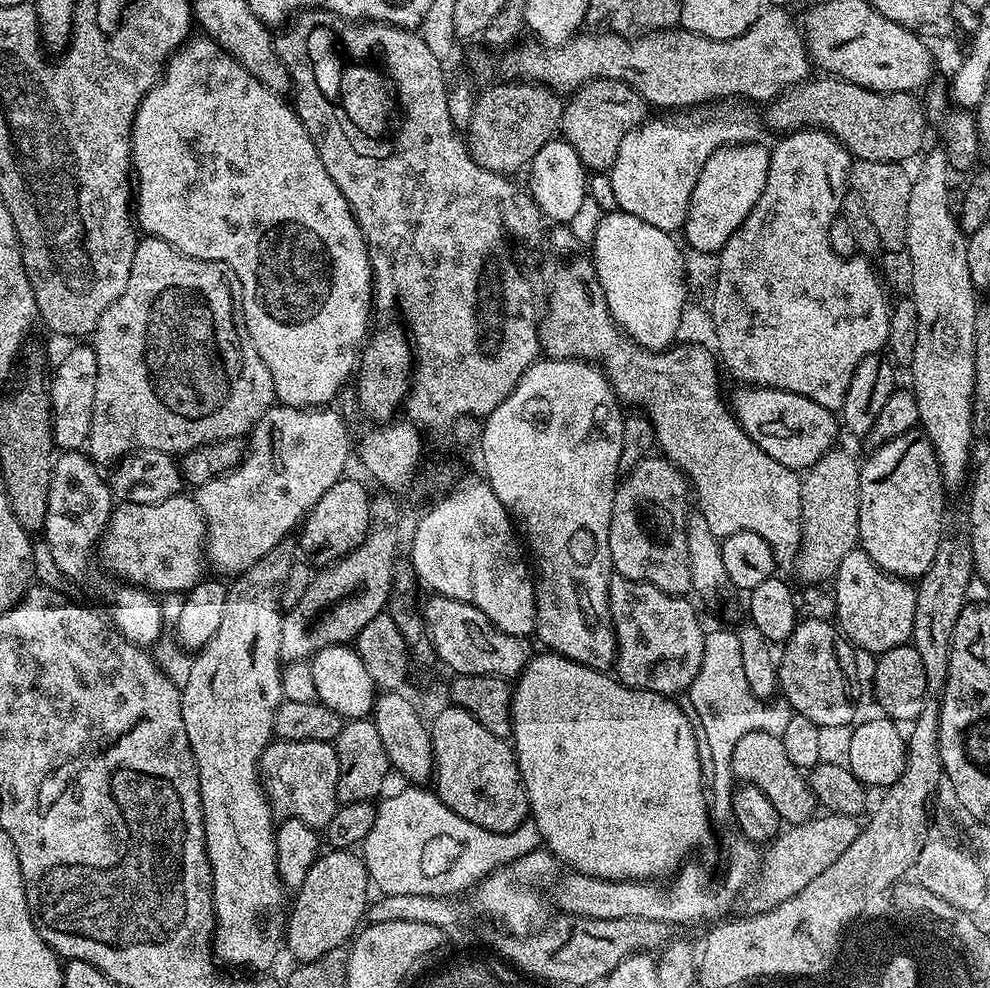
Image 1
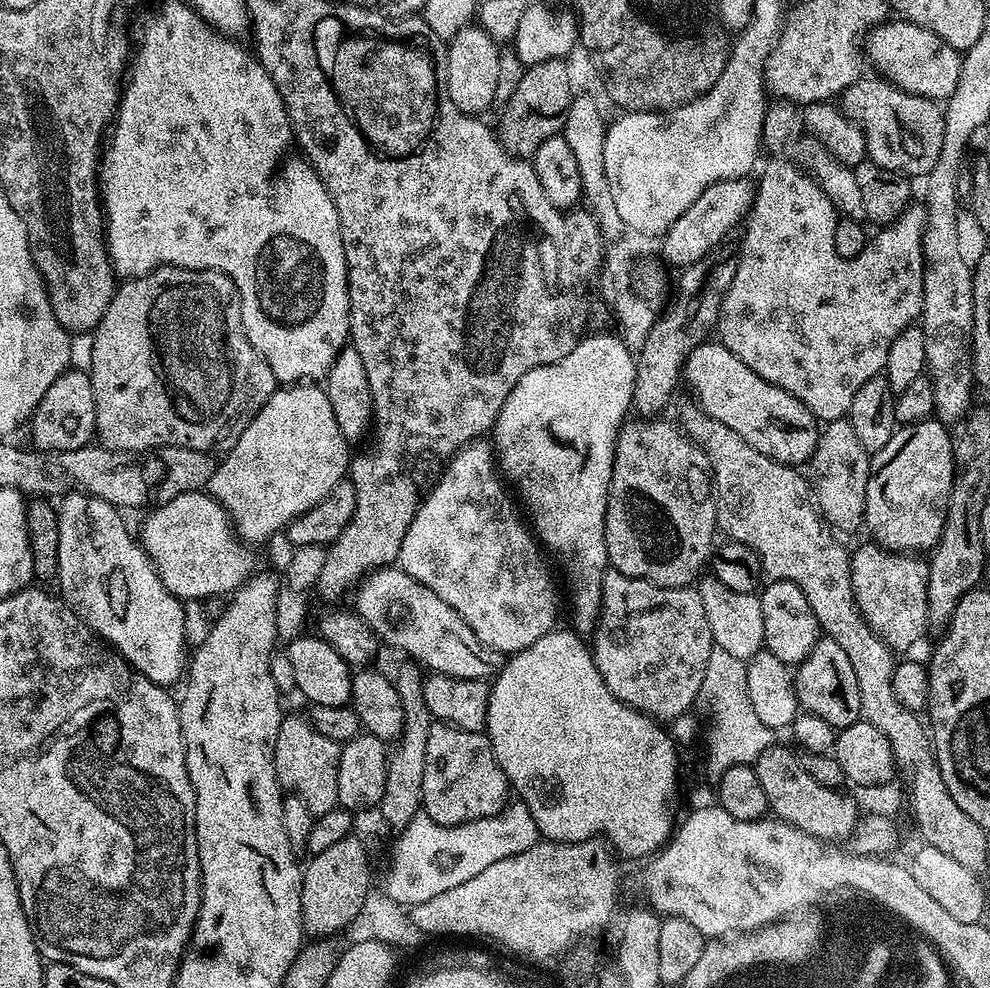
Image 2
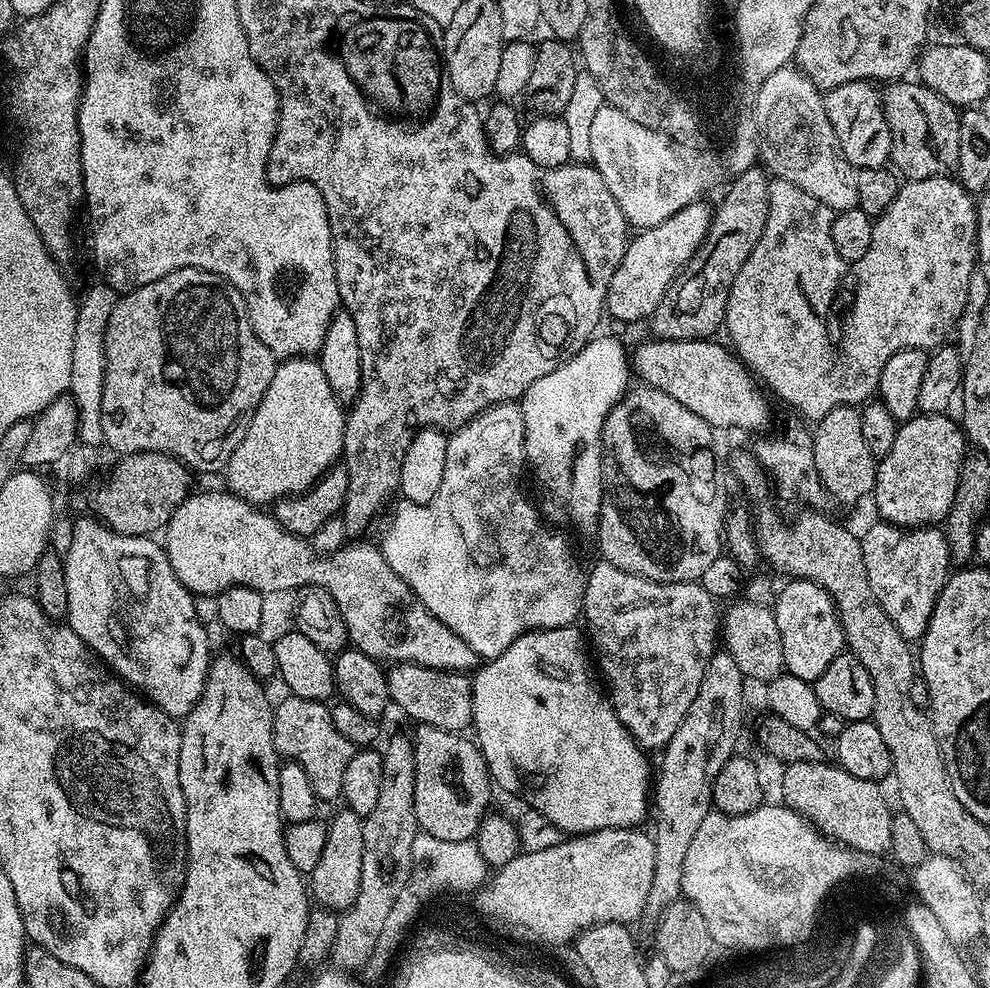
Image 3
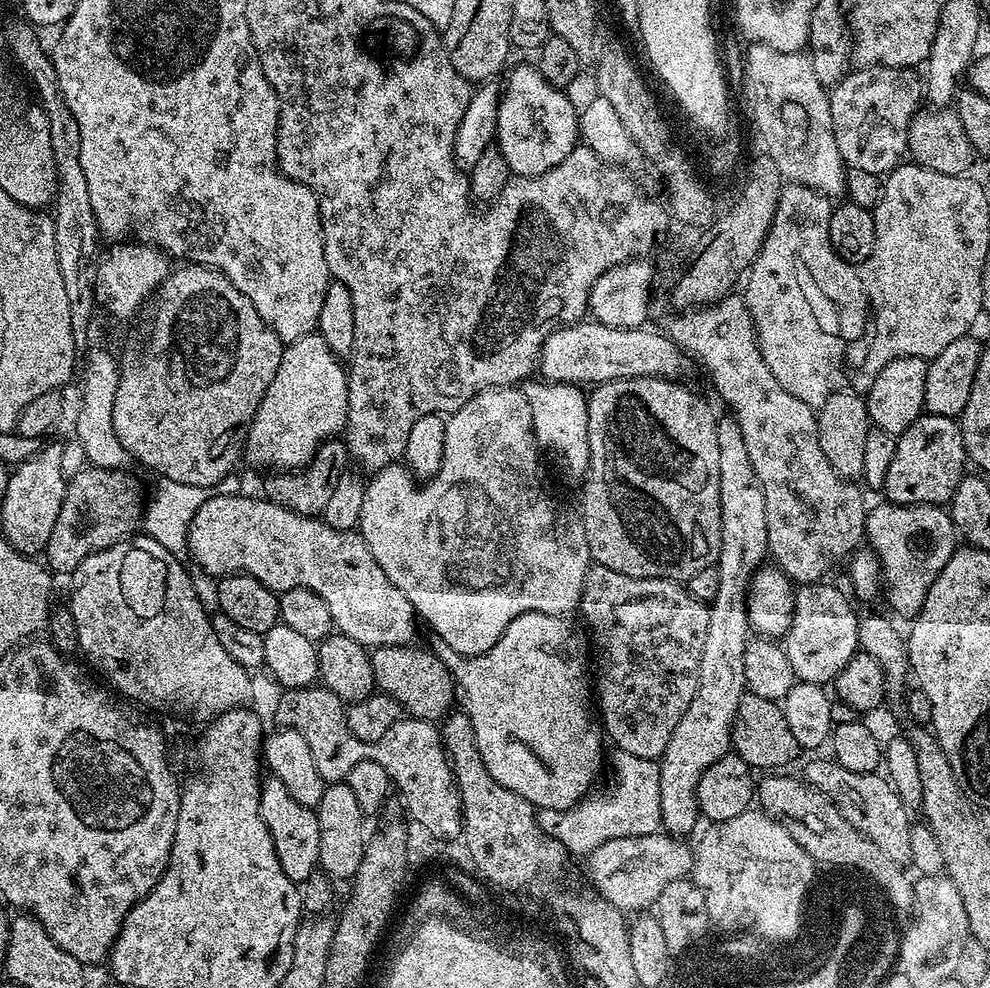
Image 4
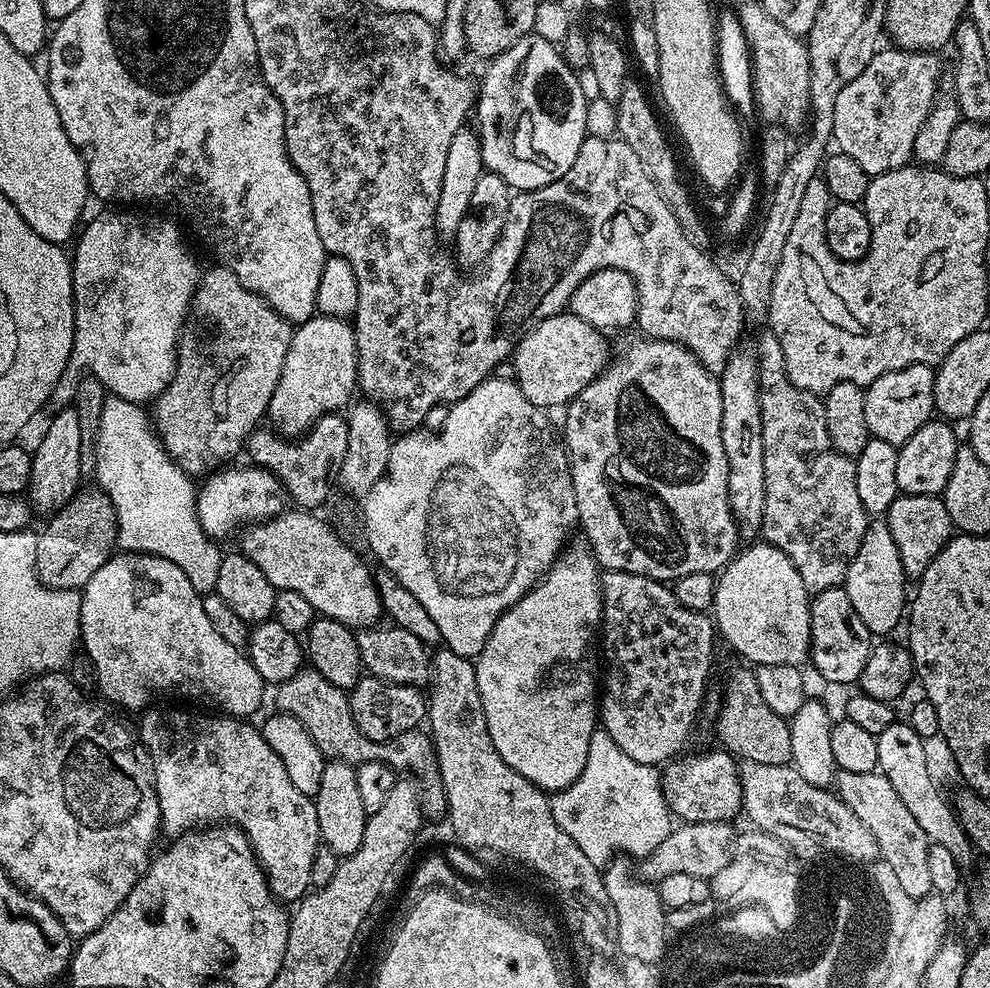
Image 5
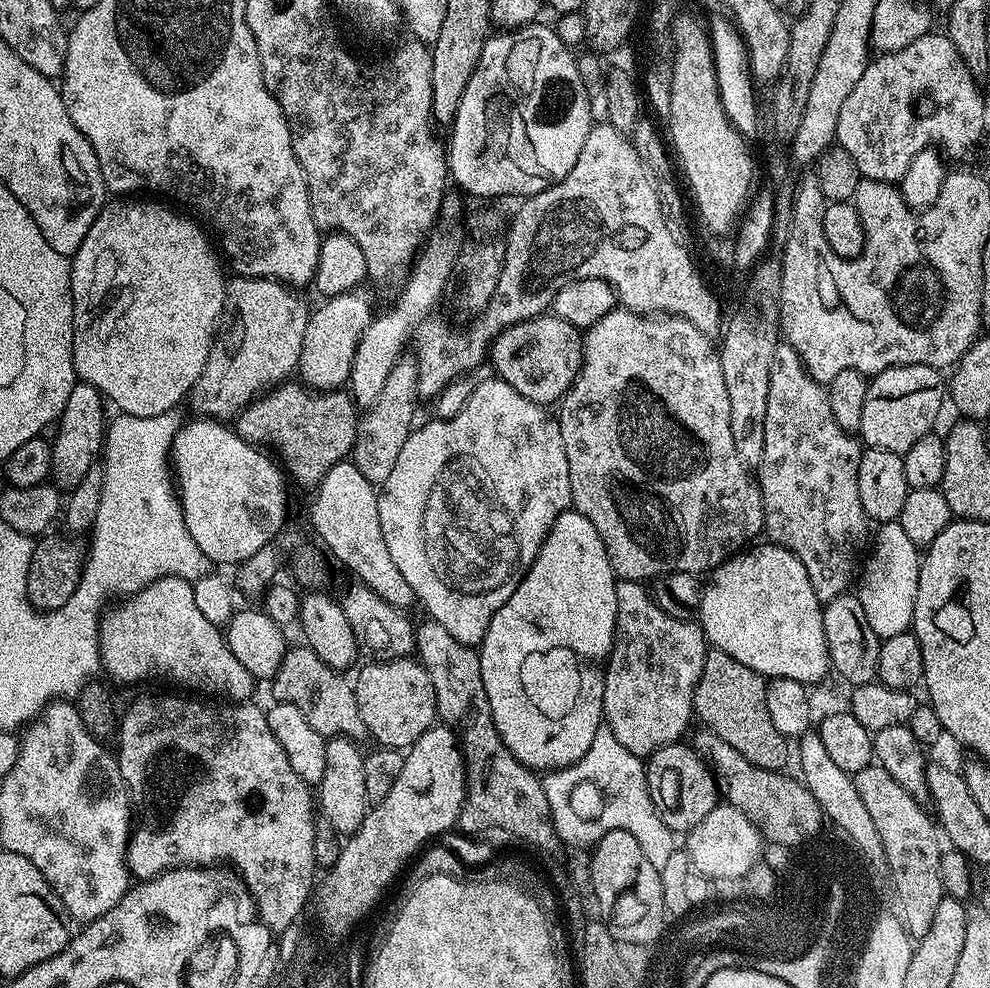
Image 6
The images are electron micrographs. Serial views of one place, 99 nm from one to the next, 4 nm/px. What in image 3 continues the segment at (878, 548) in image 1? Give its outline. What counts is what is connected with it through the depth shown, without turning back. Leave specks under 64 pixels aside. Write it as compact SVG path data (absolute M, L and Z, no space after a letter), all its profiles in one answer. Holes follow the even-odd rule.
M917 414L897 427L894 446L890 446L885 456L879 457L876 465L874 497L881 521L897 524L899 528L927 528L939 525L951 510L960 467L966 459L966 437L961 425L950 417L948 414Z

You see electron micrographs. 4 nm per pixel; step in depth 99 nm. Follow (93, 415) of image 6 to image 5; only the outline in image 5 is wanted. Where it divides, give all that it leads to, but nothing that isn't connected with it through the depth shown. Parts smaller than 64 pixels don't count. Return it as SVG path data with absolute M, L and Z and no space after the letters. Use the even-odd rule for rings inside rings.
M72 406L61 408L48 424L40 445L32 452L32 473L28 483L27 499L37 513L55 514L68 505L82 488L79 470L81 431L76 409Z

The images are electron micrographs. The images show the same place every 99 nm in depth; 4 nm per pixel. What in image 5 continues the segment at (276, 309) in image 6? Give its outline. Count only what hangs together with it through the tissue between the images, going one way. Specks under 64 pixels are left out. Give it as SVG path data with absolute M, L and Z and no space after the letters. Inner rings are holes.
M215 266L203 273L200 278L200 286L192 296L192 307L188 313L188 319L182 329L180 342L178 345L178 359L176 361L176 376L166 386L162 395L157 396L154 401L156 407L156 416L154 412L154 432L158 439L164 444L165 450L170 454L170 458L179 466L183 472L187 472L193 478L203 477L205 474L211 474L221 466L227 465L231 456L241 455L245 447L248 435L255 432L258 425L265 419L270 398L274 394L274 386L278 386L278 378L282 374L282 362L286 362L286 350L290 350L292 341L293 325L281 318L258 294L246 290L242 282L229 268Z

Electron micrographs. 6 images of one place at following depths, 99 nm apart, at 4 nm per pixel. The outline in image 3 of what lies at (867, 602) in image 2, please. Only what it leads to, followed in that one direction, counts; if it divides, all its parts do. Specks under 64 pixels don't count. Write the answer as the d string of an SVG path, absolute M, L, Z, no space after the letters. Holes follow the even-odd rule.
M875 523L860 536L862 562L866 562L870 590L874 590L878 606L882 606L886 618L898 626L905 640L919 641L930 622L934 602L950 575L948 539L936 526L899 528L897 524Z

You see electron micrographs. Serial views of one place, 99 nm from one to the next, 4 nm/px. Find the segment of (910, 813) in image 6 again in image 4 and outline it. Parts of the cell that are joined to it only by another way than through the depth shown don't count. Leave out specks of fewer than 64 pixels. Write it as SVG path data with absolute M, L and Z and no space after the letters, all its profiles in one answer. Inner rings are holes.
M825 758L809 762L806 780L835 802L838 810L846 818L849 829L857 828L863 836L870 838L870 842L874 842L881 850L886 850L886 854L890 854L894 862L904 864L911 857L910 834L913 821L908 820L909 809L905 808L899 794L883 775L876 772L854 774L846 770L846 766L837 764L831 758Z

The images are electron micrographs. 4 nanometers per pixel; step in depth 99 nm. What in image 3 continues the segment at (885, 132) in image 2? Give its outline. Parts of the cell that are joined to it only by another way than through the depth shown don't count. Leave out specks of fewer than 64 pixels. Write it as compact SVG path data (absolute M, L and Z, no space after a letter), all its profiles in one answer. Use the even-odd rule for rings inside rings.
M889 83L882 92L884 117L892 128L891 167L908 180L943 176L955 169L958 162L960 112L956 105L946 102L946 98L925 88L923 83L908 83Z

